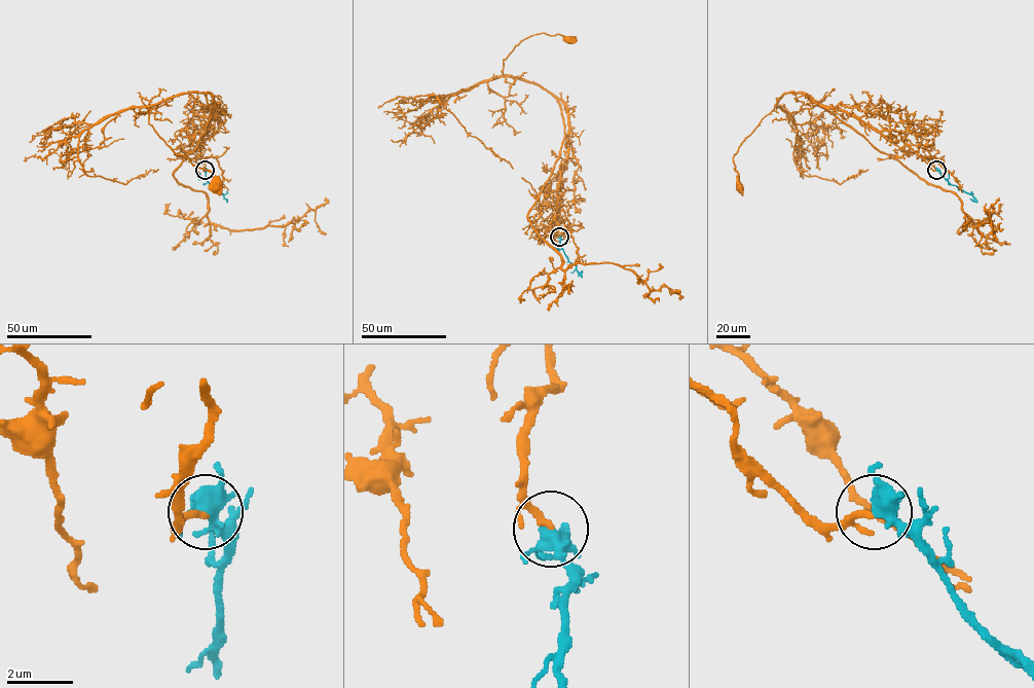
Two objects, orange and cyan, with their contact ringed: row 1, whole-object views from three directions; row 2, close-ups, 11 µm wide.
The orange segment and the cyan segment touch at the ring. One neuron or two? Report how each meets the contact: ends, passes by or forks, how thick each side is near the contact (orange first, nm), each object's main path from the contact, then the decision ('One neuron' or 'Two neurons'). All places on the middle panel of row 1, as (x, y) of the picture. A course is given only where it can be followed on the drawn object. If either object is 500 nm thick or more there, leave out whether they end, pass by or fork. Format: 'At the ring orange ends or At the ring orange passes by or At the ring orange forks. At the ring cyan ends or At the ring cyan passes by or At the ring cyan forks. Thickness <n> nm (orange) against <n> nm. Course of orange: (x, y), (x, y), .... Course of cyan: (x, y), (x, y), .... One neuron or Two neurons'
At the ring orange passes by. At the ring cyan forks. Thickness 150 nm (orange) against 360 nm. Course of orange: (559, 237), (555, 212), (567, 155), (568, 109), (539, 85), (502, 71), (503, 60), (531, 35), (569, 39). Course of cyan: (559, 237), (560, 247), (568, 261), (580, 275), (582, 270). One neuron

